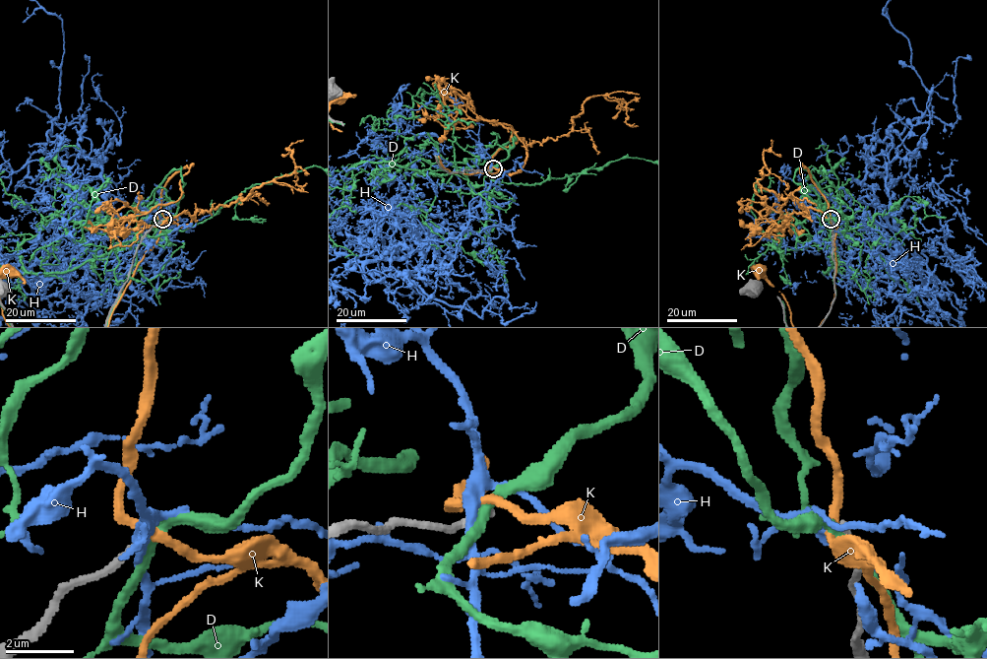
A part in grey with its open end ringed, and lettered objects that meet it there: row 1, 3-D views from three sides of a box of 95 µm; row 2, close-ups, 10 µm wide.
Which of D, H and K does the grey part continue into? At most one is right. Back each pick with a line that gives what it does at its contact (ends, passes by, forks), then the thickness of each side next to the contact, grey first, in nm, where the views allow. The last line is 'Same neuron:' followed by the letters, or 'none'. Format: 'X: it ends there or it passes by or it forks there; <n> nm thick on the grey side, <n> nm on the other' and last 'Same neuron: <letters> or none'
Same neuron: none

